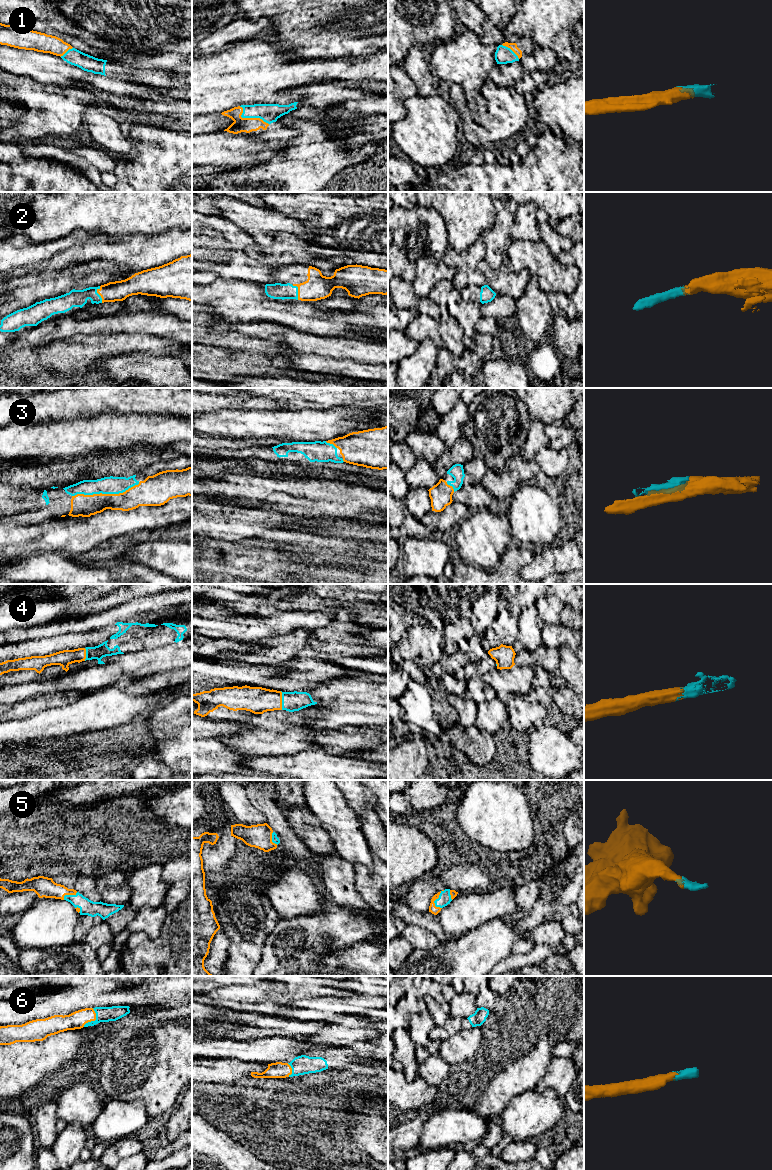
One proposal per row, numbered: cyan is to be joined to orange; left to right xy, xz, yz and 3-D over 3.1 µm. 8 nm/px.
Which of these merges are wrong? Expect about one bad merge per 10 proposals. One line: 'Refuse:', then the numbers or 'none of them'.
Refuse: none of them

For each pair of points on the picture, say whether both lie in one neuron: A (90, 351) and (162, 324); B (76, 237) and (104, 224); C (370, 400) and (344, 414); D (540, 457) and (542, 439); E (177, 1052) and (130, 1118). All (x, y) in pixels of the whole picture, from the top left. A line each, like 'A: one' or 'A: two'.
A: two
B: two
C: two
D: two
E: two

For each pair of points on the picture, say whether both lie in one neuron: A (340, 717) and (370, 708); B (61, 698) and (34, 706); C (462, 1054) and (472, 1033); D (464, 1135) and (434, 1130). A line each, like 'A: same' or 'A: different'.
A: same
B: same
C: same
D: same

